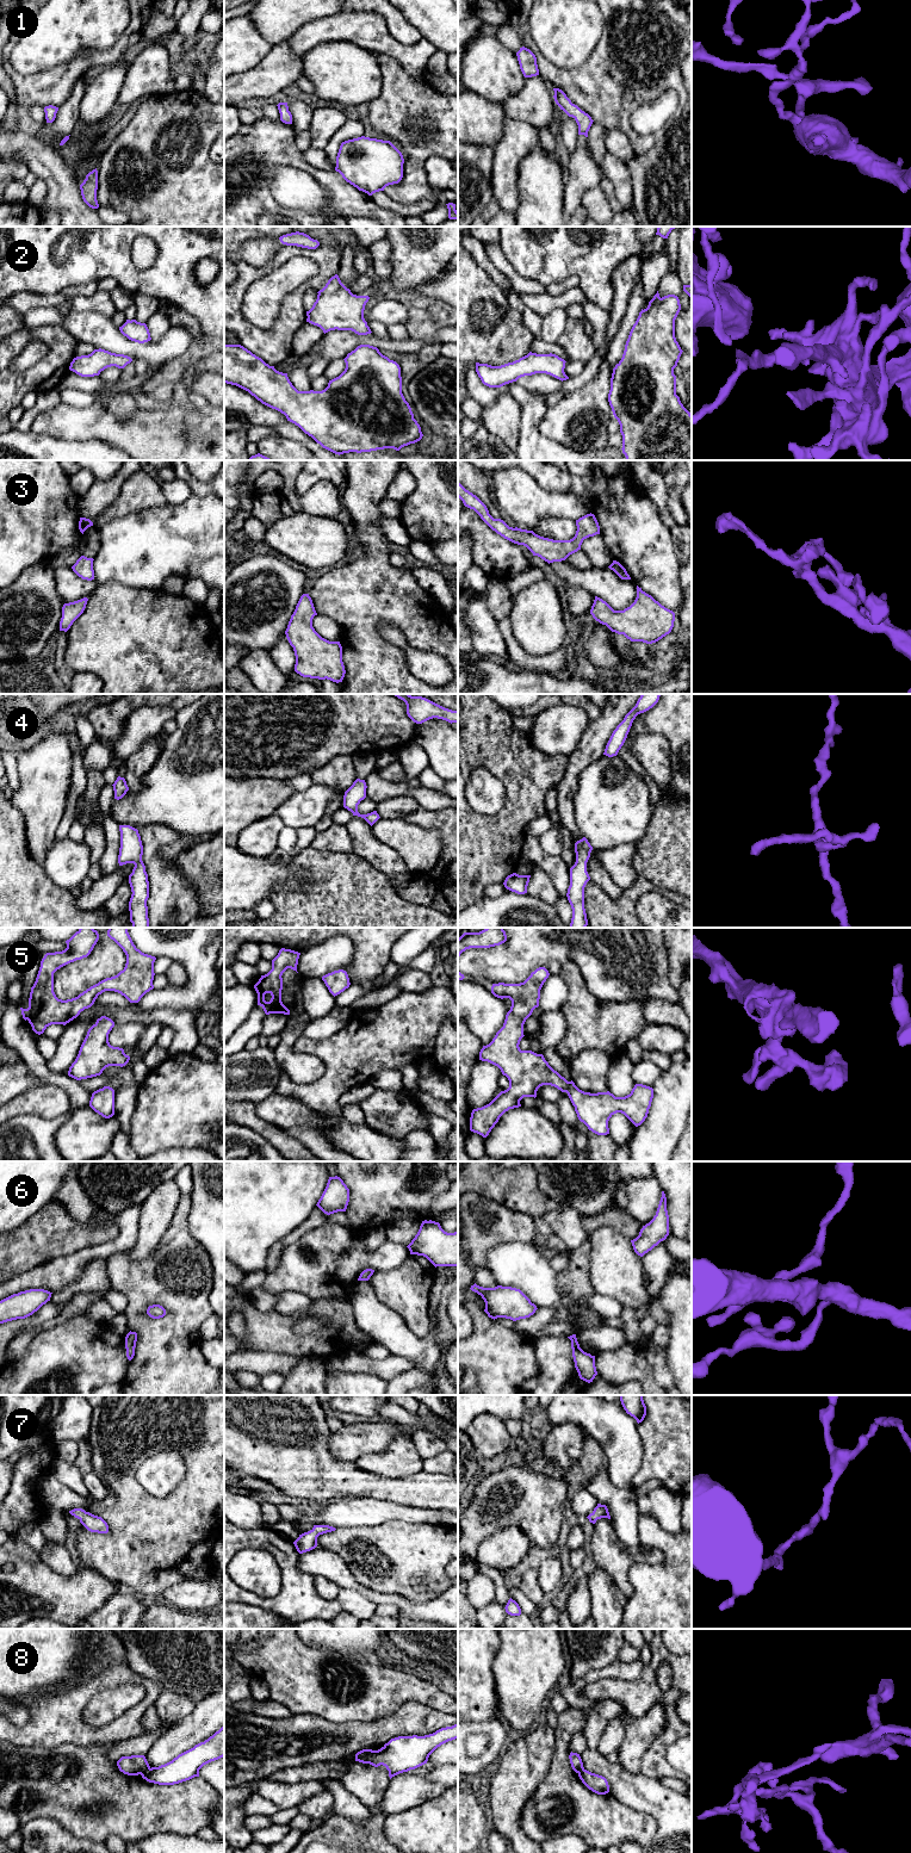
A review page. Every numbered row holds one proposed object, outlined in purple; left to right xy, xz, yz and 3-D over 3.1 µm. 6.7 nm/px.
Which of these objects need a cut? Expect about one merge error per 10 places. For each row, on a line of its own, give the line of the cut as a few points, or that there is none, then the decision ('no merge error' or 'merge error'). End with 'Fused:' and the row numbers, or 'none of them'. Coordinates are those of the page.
1: no cut | no merge error
2: no cut | no merge error
3: no cut | no merge error
4: no cut | no merge error
5: no cut | no merge error
6: no cut | no merge error
7: no cut | no merge error
8: xz (376, 1751), (365, 1762) | merge error
Fused: 8

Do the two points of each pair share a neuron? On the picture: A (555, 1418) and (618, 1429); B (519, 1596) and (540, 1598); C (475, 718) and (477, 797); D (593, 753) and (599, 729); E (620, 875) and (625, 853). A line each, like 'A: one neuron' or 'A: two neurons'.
A: one neuron
B: two neurons
C: two neurons
D: one neuron
E: one neuron

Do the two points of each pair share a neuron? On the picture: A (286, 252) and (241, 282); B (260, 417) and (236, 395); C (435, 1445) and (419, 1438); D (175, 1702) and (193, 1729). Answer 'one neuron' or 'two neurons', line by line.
A: one neuron
B: one neuron
C: one neuron
D: two neurons

